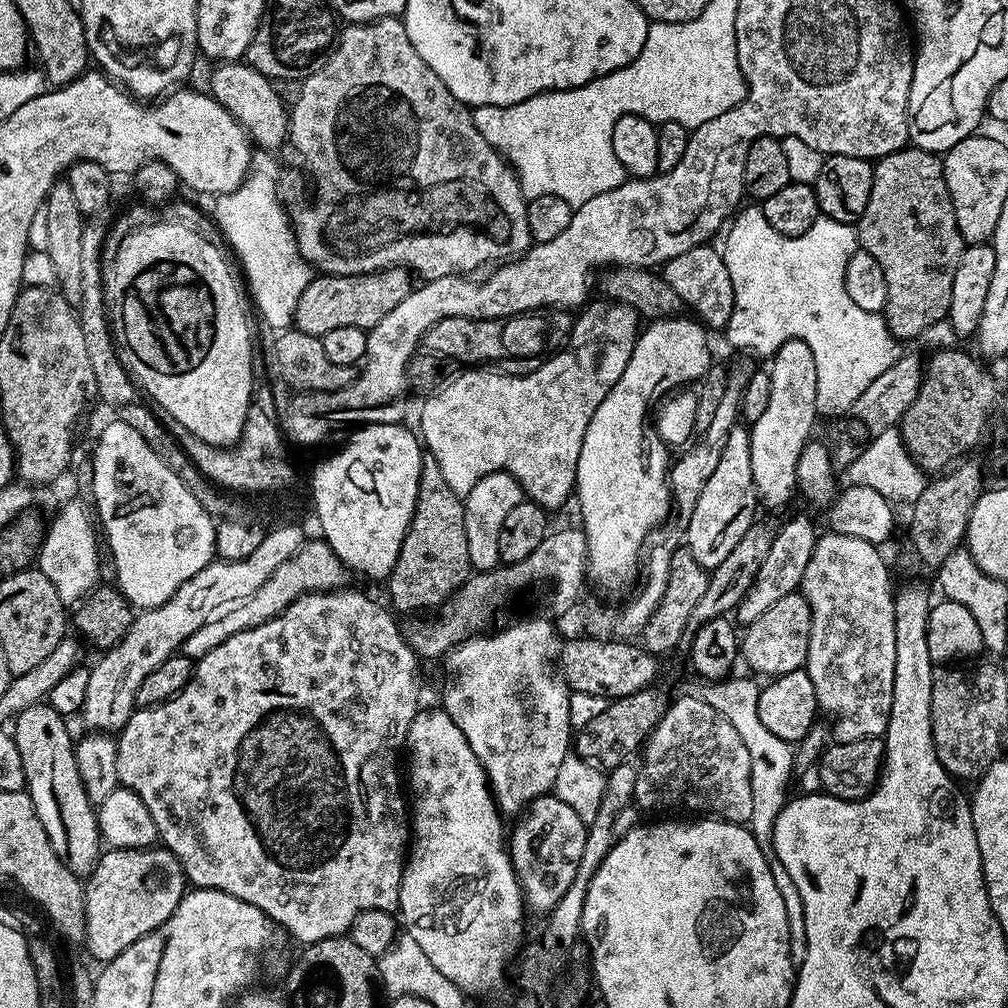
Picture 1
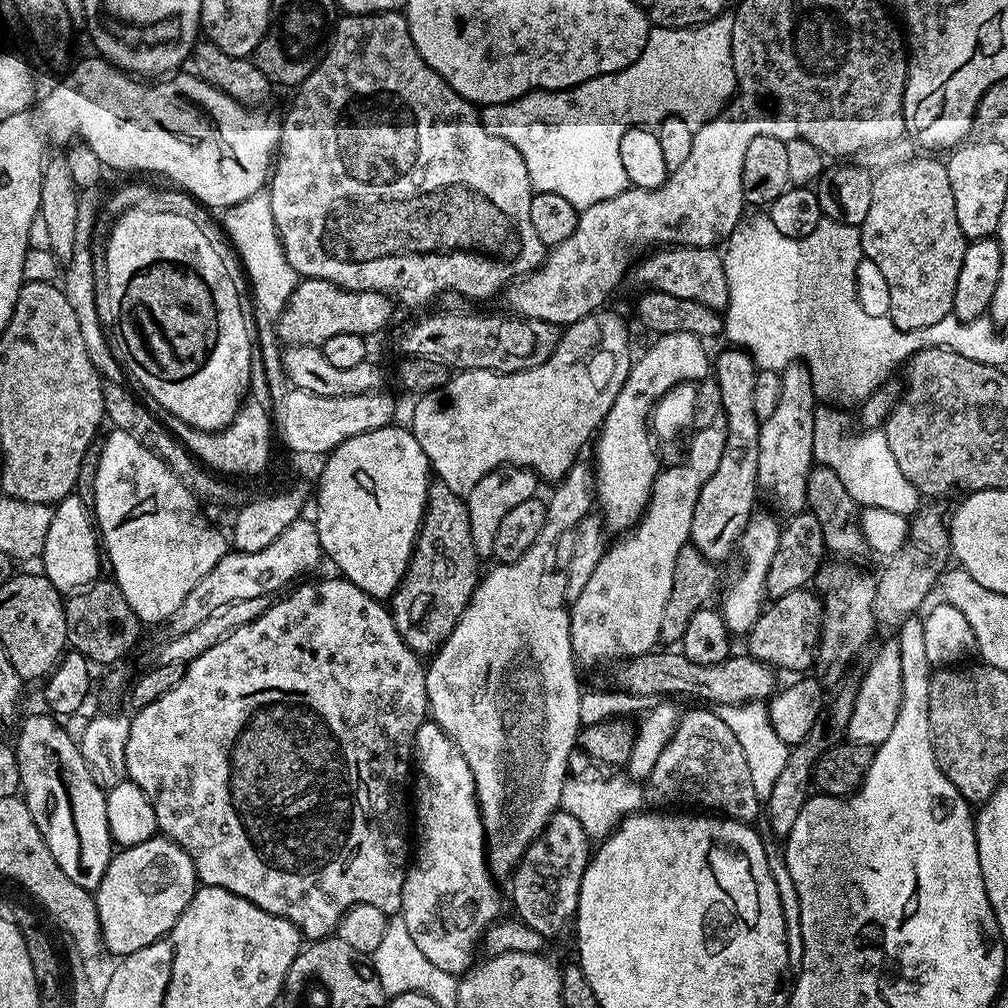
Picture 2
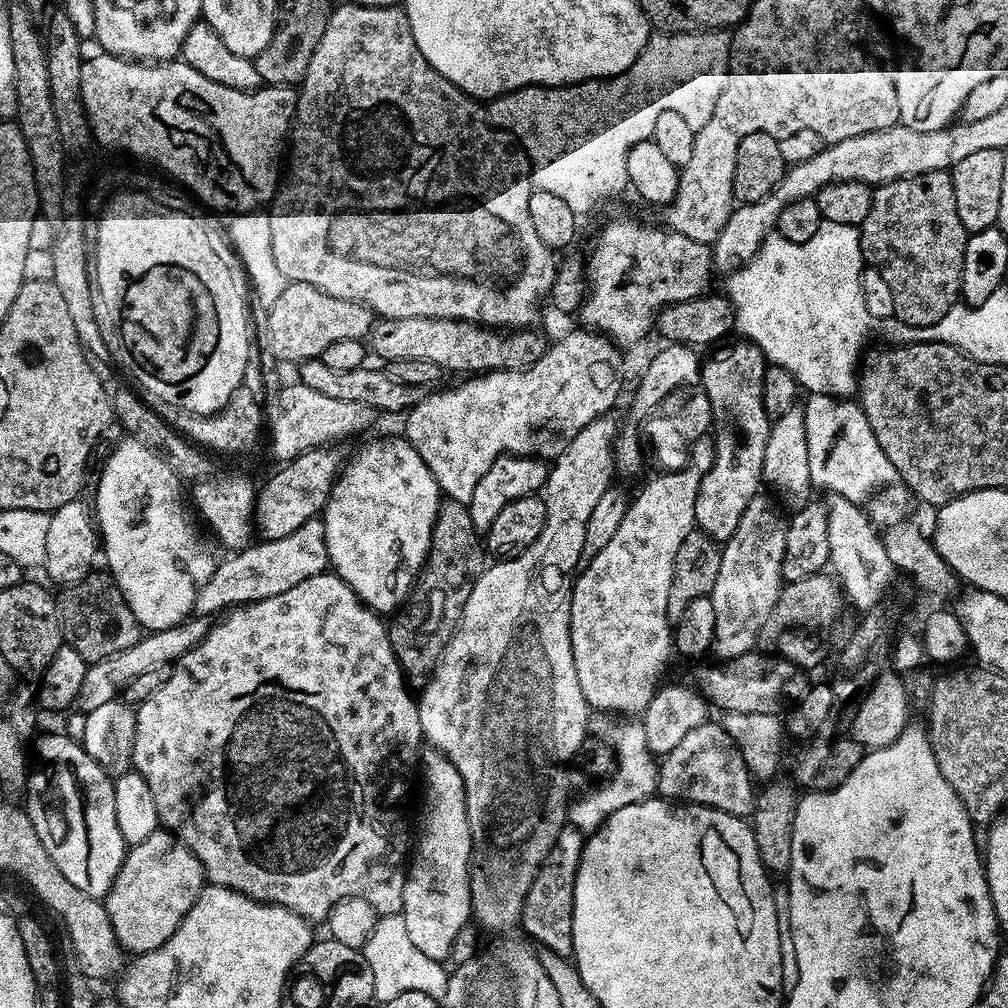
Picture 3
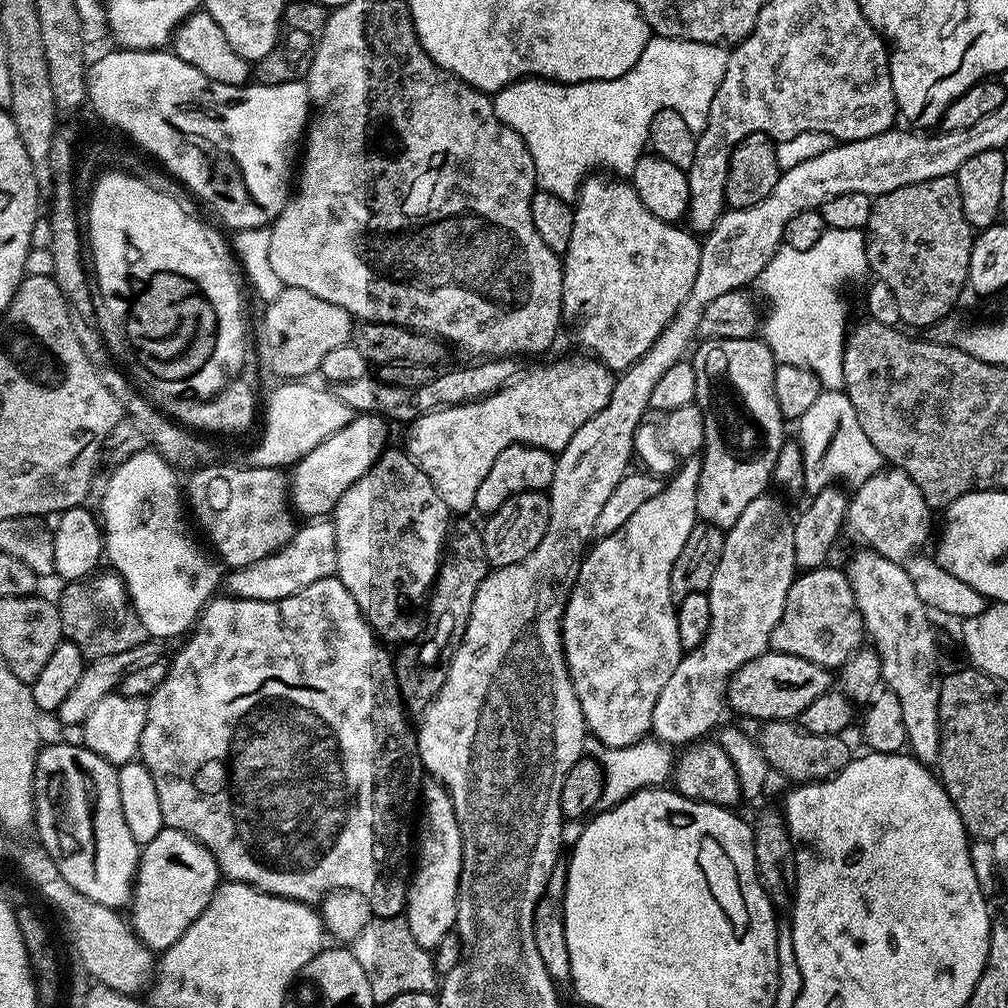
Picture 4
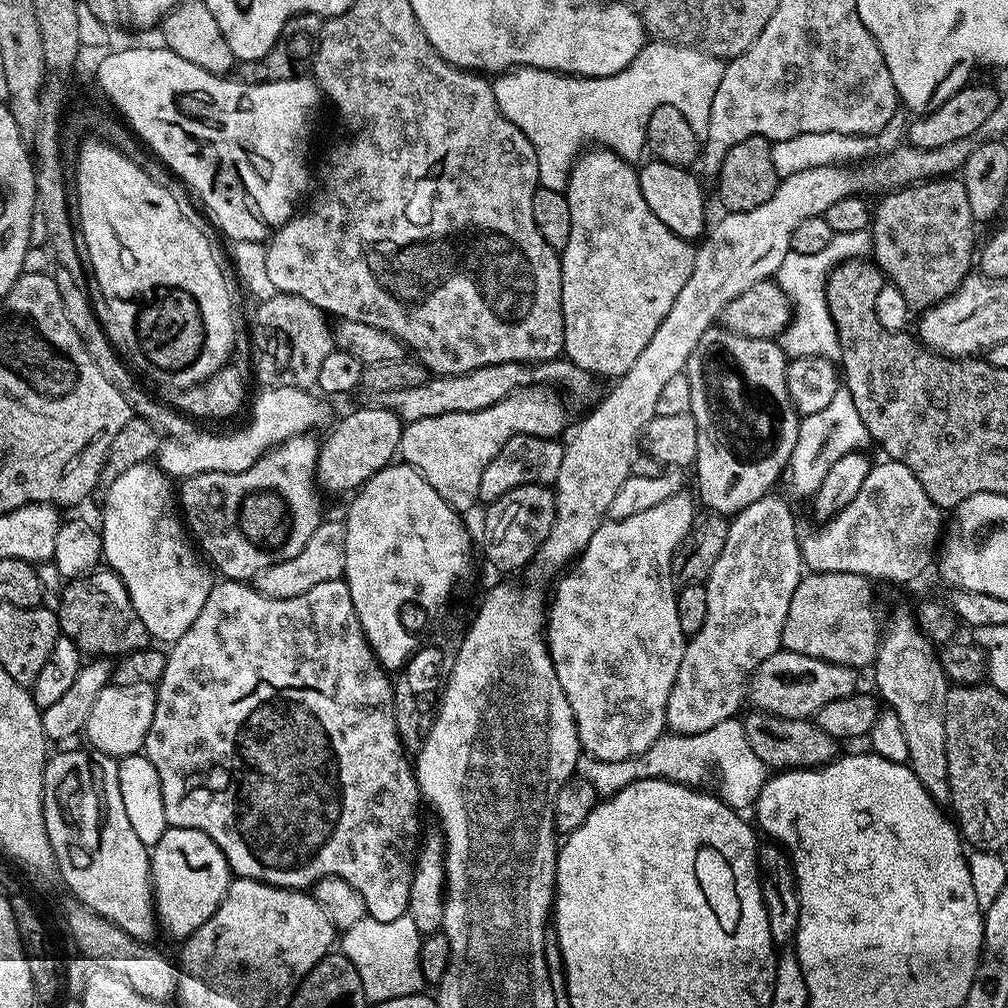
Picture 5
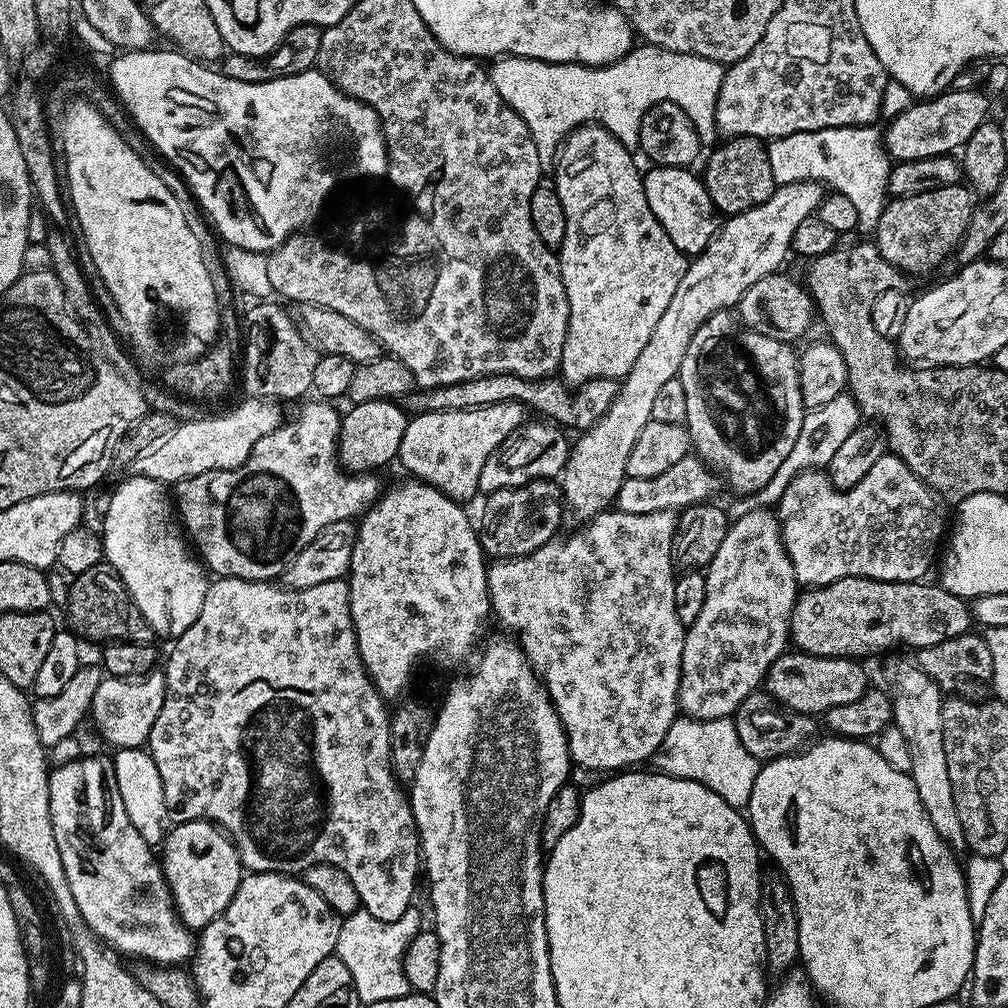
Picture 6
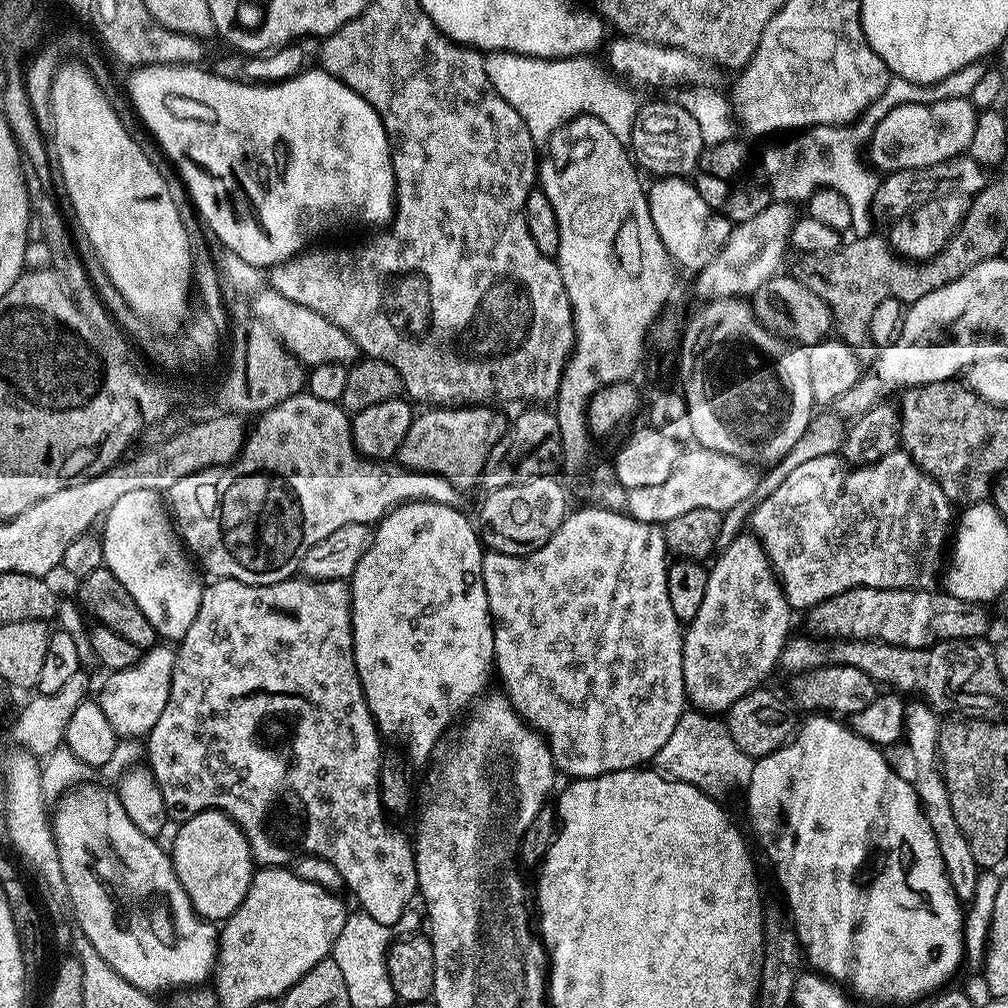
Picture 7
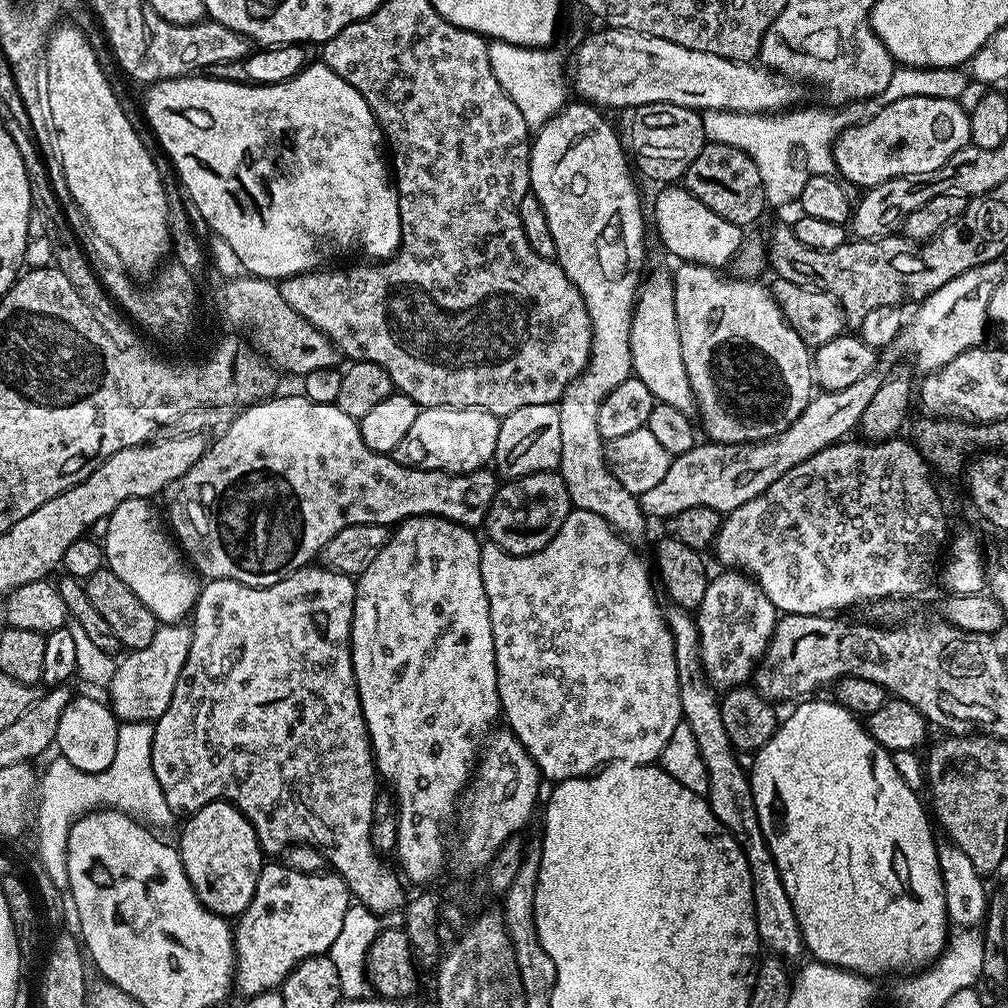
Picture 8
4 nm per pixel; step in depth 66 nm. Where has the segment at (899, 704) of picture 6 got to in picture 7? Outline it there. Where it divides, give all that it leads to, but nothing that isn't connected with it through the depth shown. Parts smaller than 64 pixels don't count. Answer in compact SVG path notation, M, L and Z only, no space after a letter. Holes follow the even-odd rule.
M914 700L914 703L911 701L905 705L904 742L910 746L916 758L918 769L918 778L914 785L916 797L920 799L920 805L924 808L926 822L930 822L930 830L934 830L938 850L942 850L942 862L946 866L946 874L950 878L954 894L962 902L972 902L977 899L976 887L980 884L982 870L974 862L974 854L970 854L970 846L966 846L966 838L963 837L962 830L958 830L954 810L950 807L944 773L939 767L940 725L939 715L924 701Z

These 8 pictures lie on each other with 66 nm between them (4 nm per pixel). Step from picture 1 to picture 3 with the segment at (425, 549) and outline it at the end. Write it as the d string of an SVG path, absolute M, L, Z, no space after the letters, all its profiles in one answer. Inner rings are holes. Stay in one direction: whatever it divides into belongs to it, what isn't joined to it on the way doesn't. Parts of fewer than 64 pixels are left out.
M445 499L436 515L430 550L420 569L416 586L402 610L395 613L396 621L391 621L388 630L390 644L394 646L396 657L413 689L423 689L428 683L440 663L440 655L460 627L466 598L470 598L474 582L478 582L484 573L484 556L486 557L486 544L474 526L474 518L470 518L468 505Z

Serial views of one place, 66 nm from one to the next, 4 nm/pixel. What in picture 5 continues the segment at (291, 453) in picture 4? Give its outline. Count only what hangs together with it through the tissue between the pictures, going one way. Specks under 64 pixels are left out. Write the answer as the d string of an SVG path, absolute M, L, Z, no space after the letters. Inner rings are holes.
M264 388L257 394L256 401L255 396L251 401L252 417L248 424L242 425L237 432L224 432L219 436L216 432L196 430L191 436L165 439L156 451L155 463L169 478L187 478L207 472L250 470L250 466L254 466L254 462L258 462L258 458L262 458L271 448L329 423L329 401L319 395L311 396L312 394L307 388Z

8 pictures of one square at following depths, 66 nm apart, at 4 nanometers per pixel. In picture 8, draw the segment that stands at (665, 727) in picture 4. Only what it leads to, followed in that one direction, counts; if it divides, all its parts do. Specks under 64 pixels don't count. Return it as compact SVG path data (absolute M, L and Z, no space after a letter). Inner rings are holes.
M736 570L721 571L721 576L713 575L706 586L706 598L702 598L700 607L695 609L694 619L700 635L700 667L717 690L739 688L753 679L756 665L768 645L768 639L774 634L778 613L774 602L756 585L755 580Z

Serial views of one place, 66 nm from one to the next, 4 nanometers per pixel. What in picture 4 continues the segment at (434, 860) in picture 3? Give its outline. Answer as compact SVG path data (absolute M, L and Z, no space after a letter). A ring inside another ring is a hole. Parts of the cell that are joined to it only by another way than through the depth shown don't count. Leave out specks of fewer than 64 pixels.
M428 782L422 788L422 820L424 816L424 833L418 836L418 860L420 865L415 865L410 876L408 886L408 899L406 901L406 919L410 926L410 934L418 946L429 950L436 947L444 940L447 932L451 933L456 927L456 903L458 902L458 882L462 870L462 830L454 814L454 806L450 794L439 782Z

